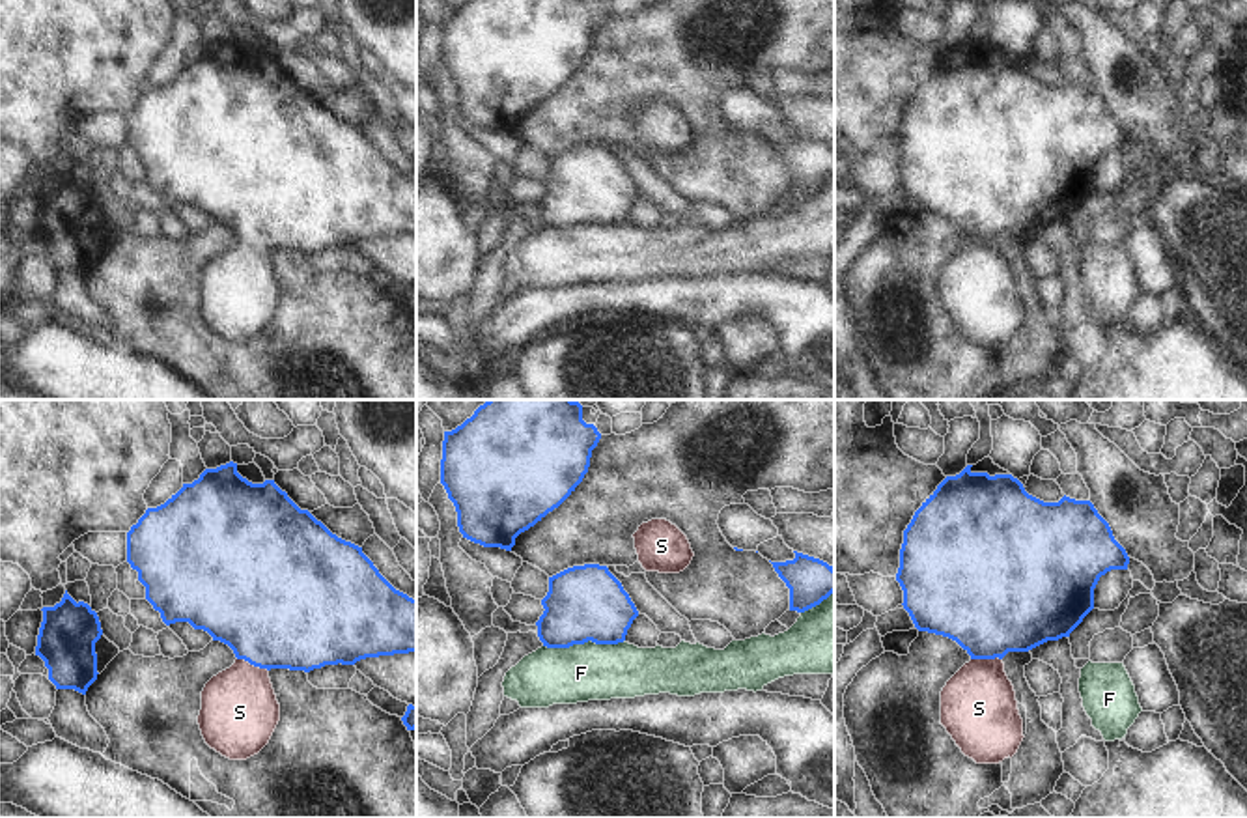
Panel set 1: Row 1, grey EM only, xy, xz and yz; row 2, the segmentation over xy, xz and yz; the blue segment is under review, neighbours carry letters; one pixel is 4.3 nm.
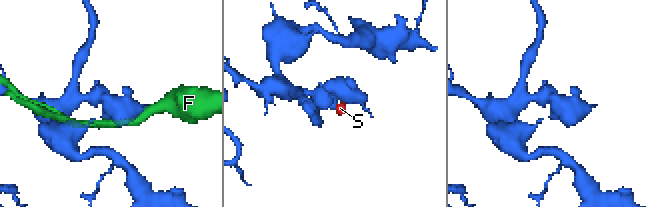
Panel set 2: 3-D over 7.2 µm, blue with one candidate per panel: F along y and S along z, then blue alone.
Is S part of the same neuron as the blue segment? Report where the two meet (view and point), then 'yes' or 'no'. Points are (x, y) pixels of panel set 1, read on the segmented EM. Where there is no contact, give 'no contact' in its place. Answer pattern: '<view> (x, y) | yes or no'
xy (252, 663) | yes

